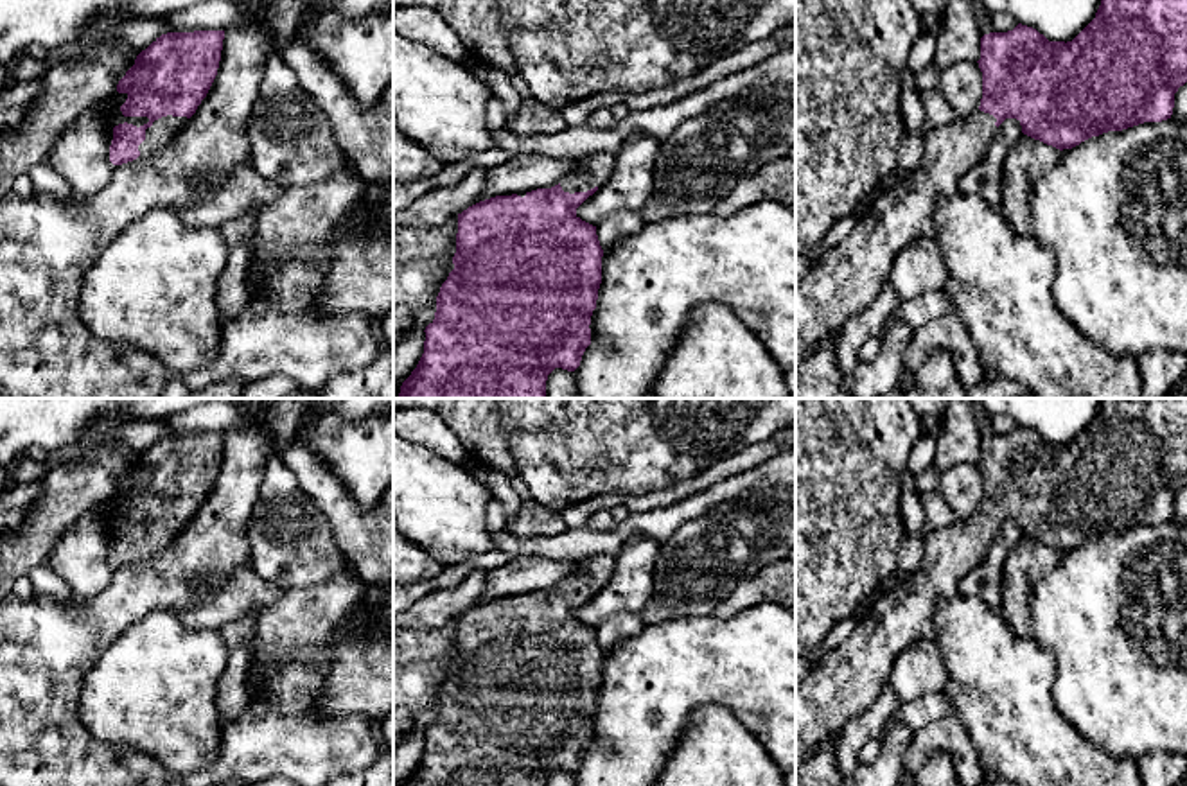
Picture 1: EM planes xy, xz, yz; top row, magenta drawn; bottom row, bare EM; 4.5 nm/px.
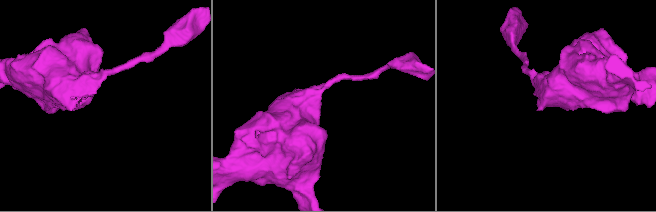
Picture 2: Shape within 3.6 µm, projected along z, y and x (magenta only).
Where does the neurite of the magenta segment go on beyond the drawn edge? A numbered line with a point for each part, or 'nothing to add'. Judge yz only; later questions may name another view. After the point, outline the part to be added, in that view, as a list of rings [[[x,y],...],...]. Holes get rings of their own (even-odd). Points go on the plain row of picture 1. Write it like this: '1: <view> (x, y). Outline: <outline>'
1: yz (844, 682). Outline: [[[977,511],[946,528],[930,529],[919,567],[901,583],[889,587],[855,633],[796,682],[796,766],[815,750],[824,736],[842,730],[875,703],[891,678],[894,659],[903,650],[919,639],[932,639],[937,603],[955,596],[961,580],[986,558],[997,537],[995,524],[993,517]]]

